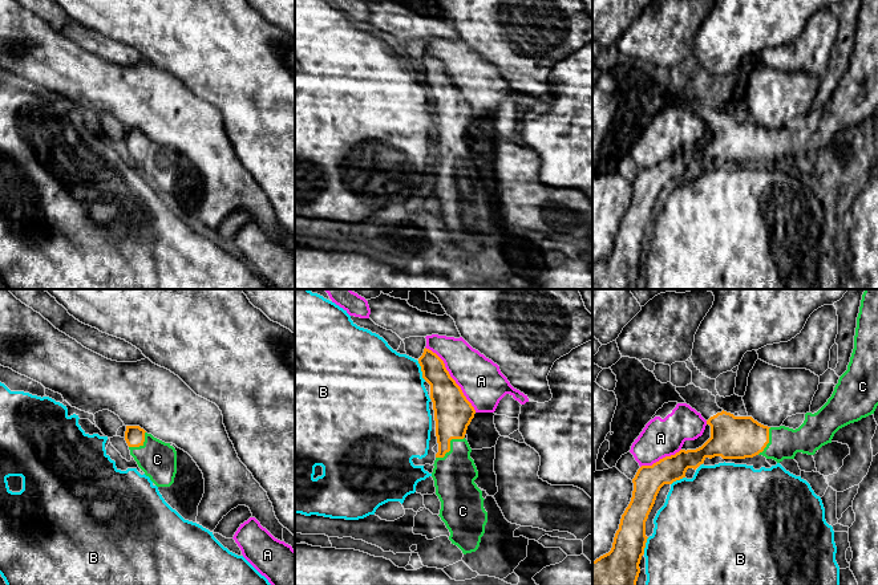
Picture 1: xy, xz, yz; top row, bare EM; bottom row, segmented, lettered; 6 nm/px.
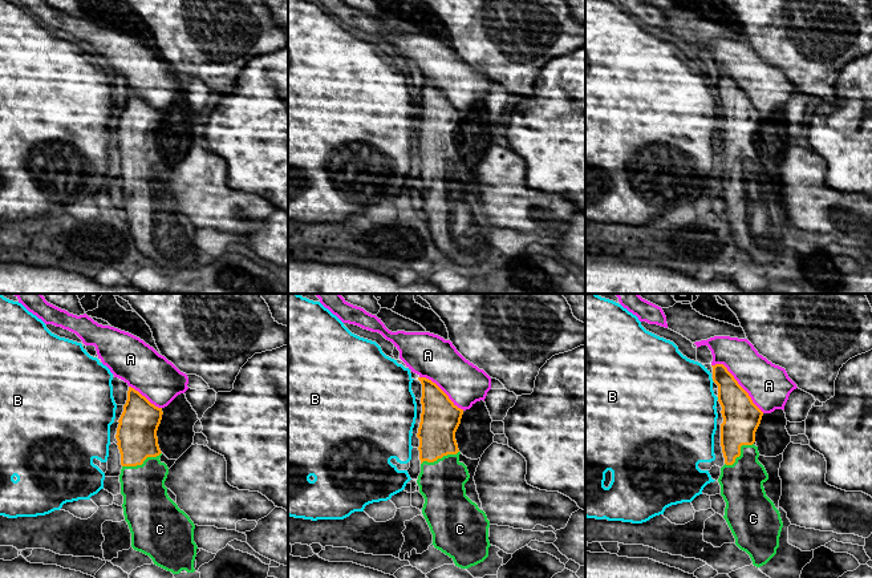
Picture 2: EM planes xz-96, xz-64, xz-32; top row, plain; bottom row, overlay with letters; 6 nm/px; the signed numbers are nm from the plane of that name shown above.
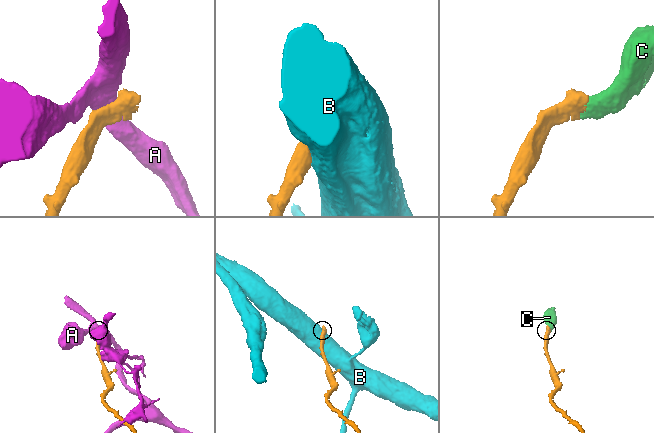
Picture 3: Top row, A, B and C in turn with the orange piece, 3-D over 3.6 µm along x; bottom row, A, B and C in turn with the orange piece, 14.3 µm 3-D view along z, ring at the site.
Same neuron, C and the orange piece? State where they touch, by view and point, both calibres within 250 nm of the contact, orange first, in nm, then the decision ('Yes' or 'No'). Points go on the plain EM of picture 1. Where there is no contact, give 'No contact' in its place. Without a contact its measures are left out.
Touches orange at xz (449, 149). Thickness 240 nm (orange) against 260 nm. Yes

